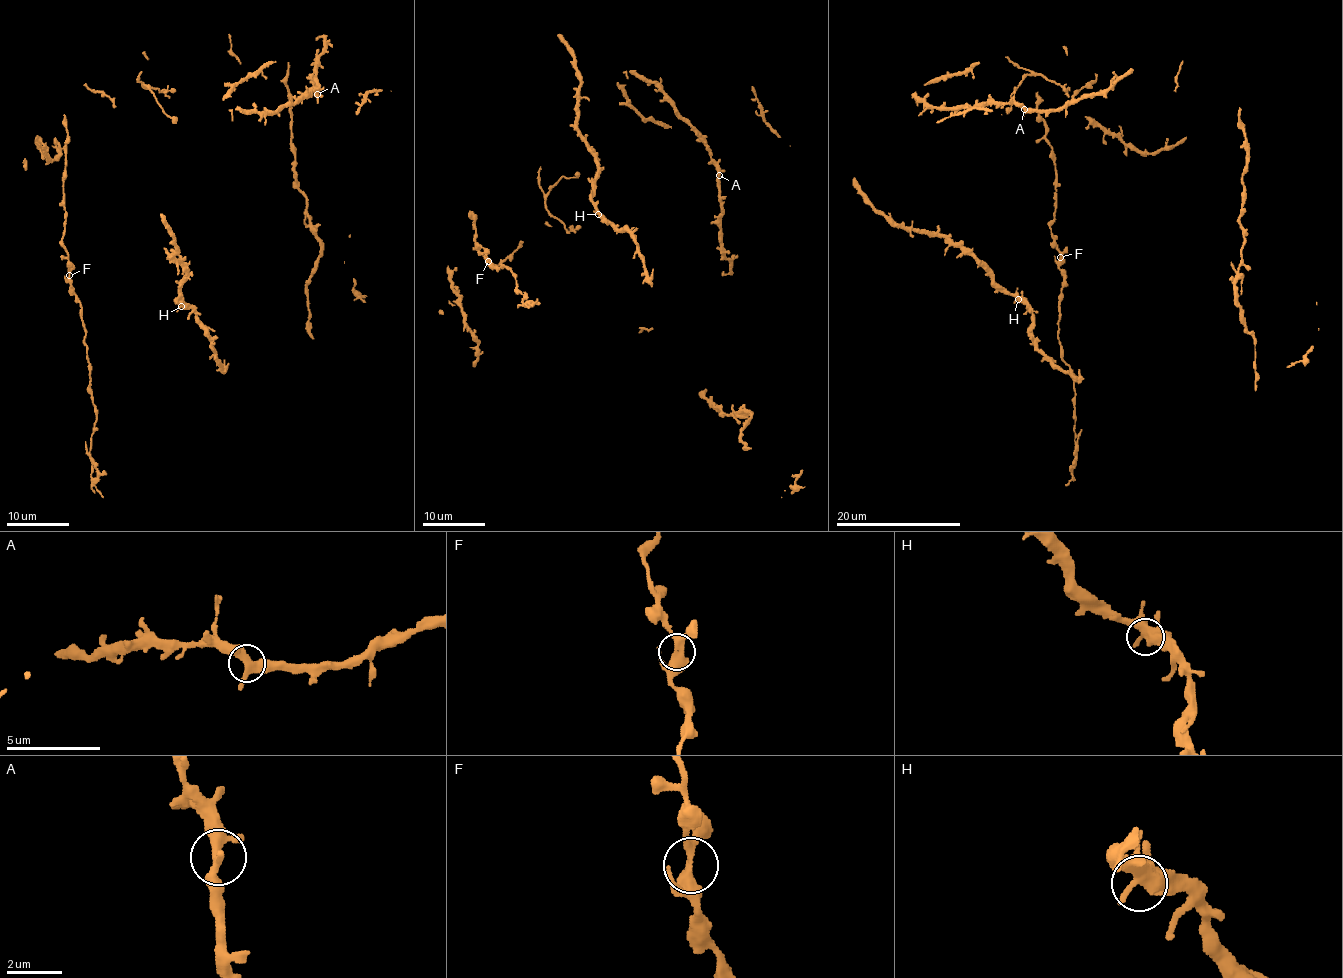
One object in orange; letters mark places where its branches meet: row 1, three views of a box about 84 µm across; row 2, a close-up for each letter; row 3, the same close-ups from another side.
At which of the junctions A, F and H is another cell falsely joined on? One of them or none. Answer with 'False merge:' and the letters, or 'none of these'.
False merge: none of these

